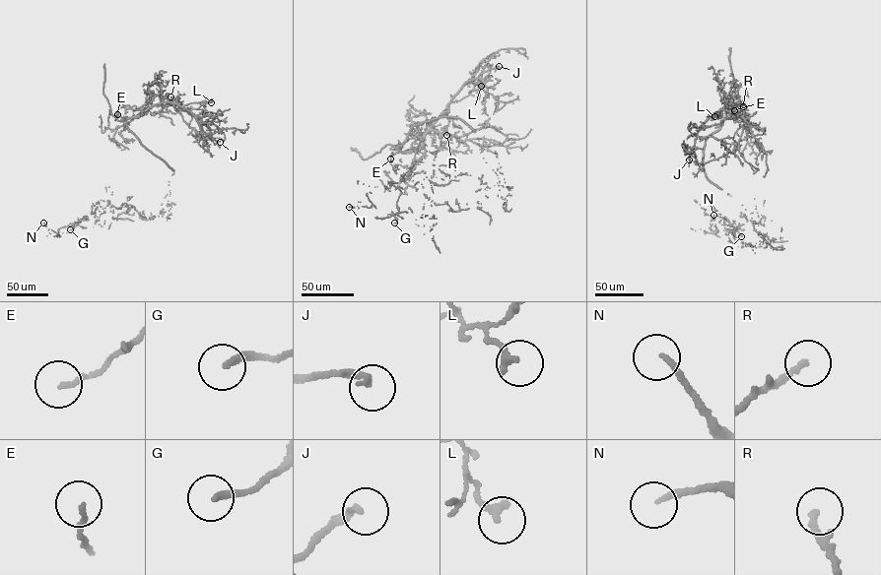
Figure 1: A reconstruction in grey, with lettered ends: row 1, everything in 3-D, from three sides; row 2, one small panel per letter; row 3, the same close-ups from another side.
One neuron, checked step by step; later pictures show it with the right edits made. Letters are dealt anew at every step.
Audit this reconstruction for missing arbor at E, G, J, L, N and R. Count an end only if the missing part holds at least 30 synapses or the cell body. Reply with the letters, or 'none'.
G, J, N

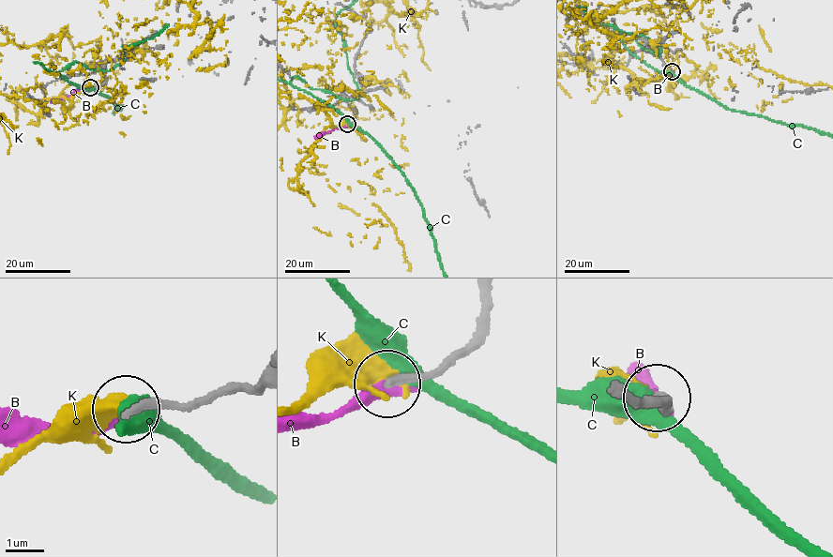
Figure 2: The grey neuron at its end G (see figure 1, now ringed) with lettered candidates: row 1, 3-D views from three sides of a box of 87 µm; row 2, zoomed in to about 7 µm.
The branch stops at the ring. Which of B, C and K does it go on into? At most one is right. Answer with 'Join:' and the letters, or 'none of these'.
Join: B

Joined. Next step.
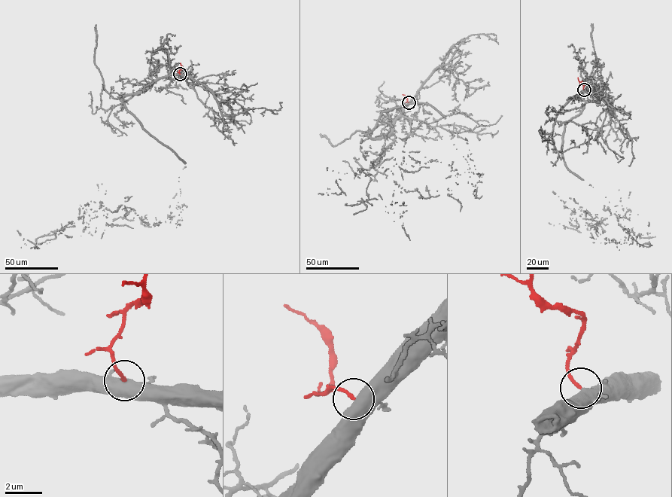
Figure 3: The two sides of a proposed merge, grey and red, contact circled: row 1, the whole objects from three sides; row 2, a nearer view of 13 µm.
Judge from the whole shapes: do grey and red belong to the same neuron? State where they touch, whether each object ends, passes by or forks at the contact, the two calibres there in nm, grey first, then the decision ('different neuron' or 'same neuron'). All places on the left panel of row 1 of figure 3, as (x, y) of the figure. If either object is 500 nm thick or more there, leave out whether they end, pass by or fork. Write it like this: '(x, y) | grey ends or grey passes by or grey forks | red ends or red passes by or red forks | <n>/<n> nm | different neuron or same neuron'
(180, 74) | 700/180 nm | same neuron

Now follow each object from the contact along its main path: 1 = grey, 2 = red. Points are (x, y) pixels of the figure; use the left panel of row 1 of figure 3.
1: (180, 74), (121, 99), (185, 163), (177, 209), (155, 224), (124, 206), (41, 236), (32, 248)
2: (180, 74), (180, 63)

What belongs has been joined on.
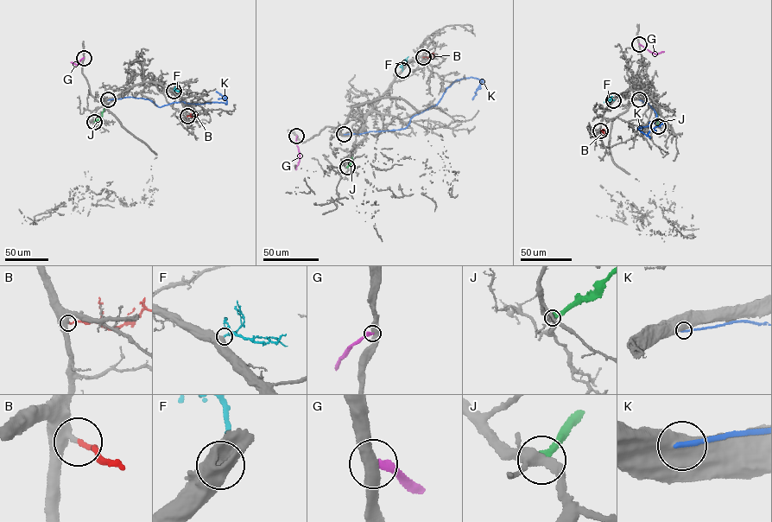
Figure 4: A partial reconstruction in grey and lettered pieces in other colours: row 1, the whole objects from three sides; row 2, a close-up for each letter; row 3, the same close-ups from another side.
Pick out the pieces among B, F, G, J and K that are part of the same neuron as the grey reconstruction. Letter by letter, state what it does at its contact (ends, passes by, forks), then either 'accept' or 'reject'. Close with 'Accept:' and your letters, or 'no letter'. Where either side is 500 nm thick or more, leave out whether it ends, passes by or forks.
B: it ends there; accept
F: accept
G: reject
J: it ends there; reject
K: reject
Accept: B, F

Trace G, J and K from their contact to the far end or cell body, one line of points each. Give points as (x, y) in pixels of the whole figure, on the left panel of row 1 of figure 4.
G: (83, 58), (76, 65), (71, 62)
J: (94, 122), (102, 116), (104, 108)
K: (108, 99), (132, 97), (147, 98), (160, 107), (181, 101), (197, 104), (226, 103), (225, 97), (216, 91)

